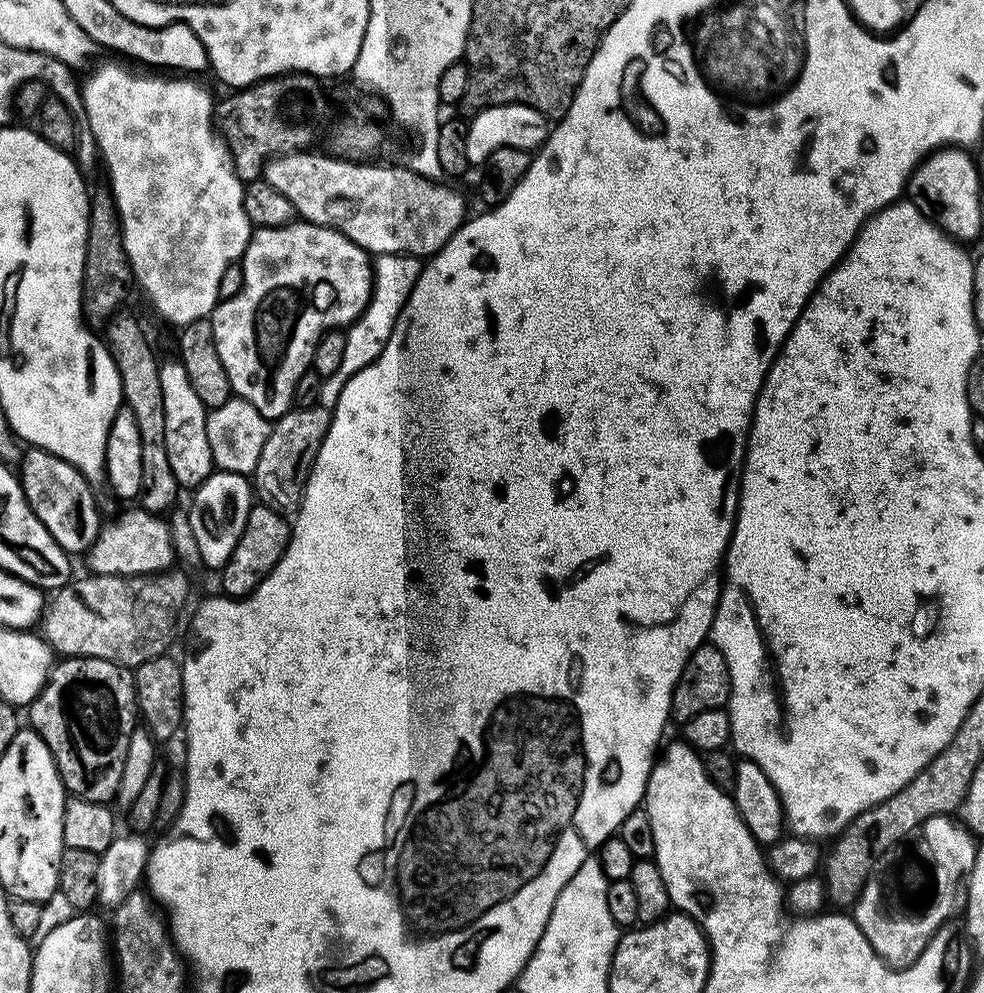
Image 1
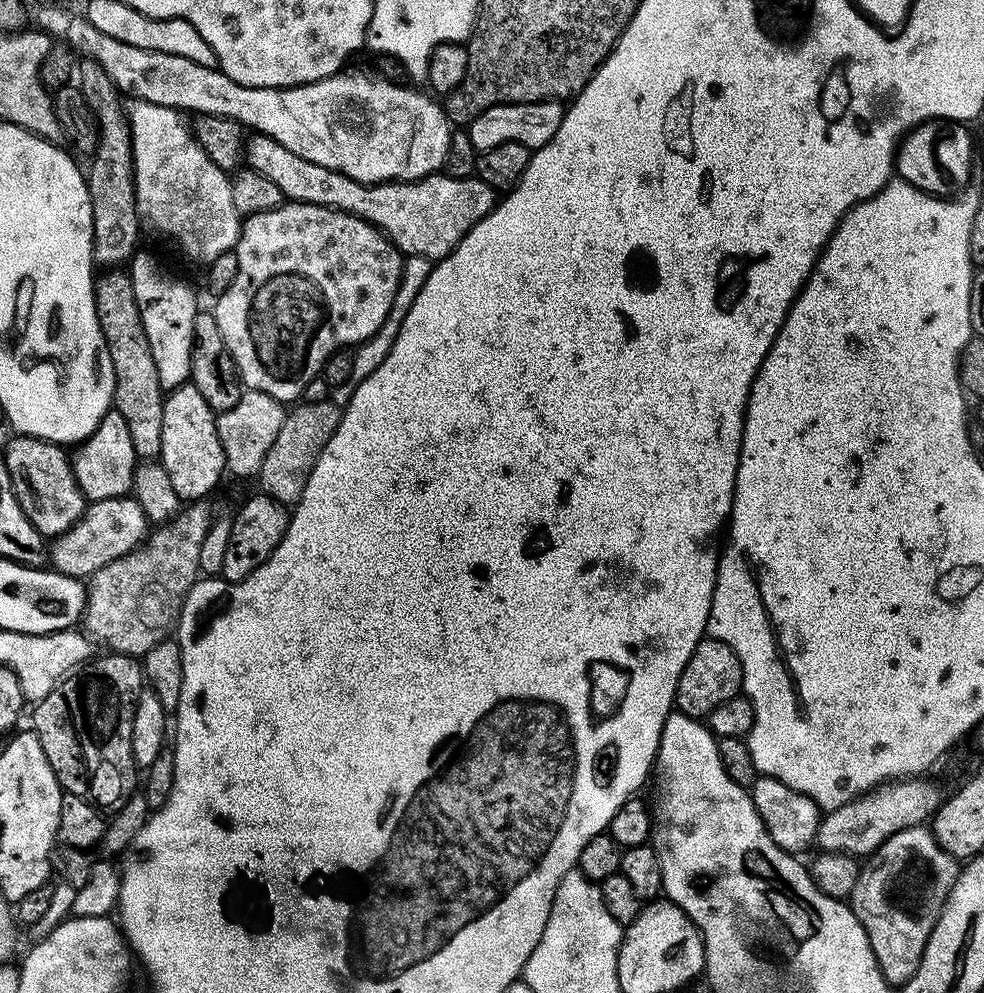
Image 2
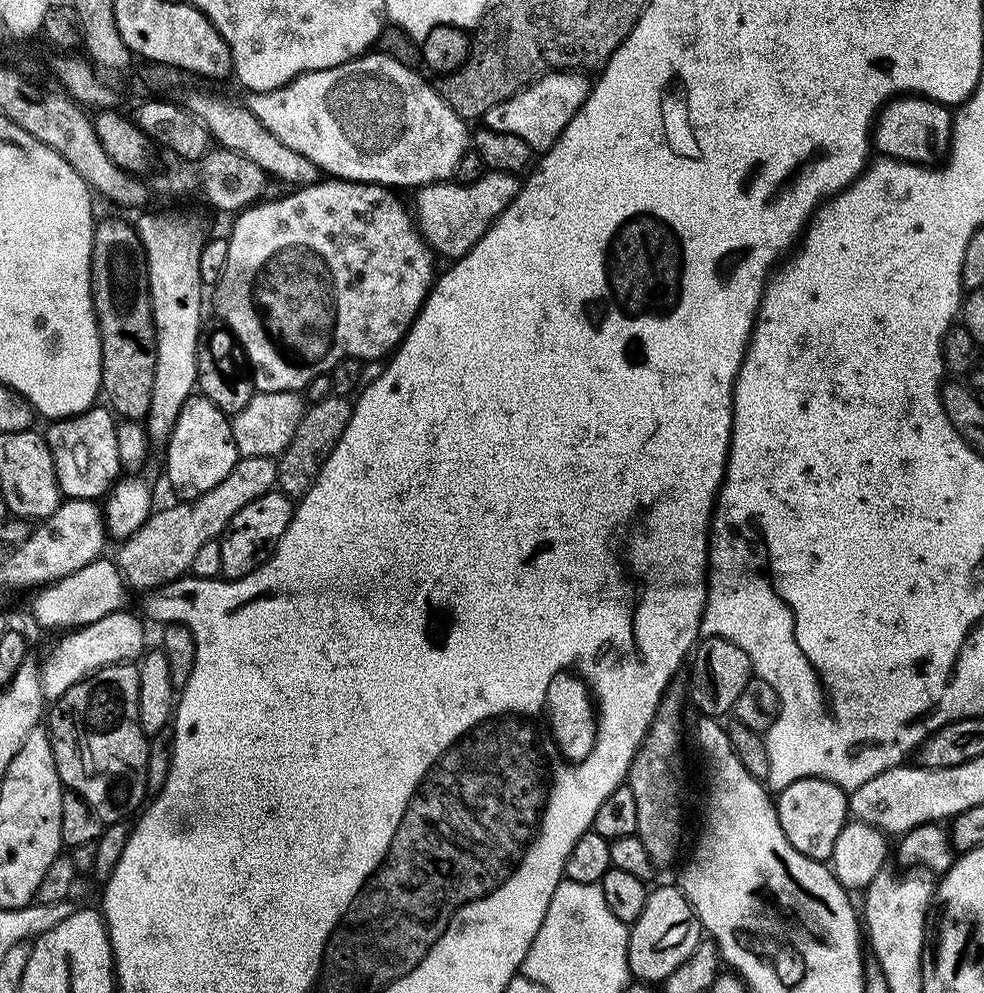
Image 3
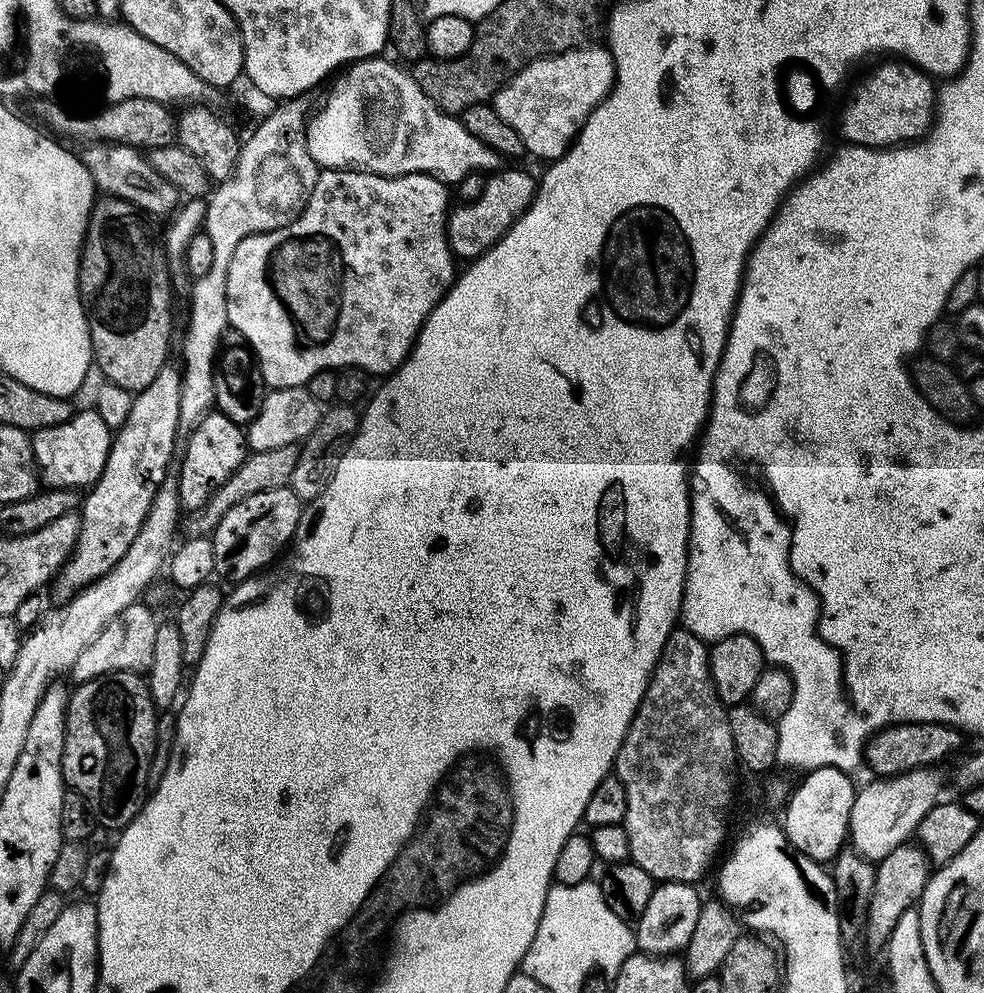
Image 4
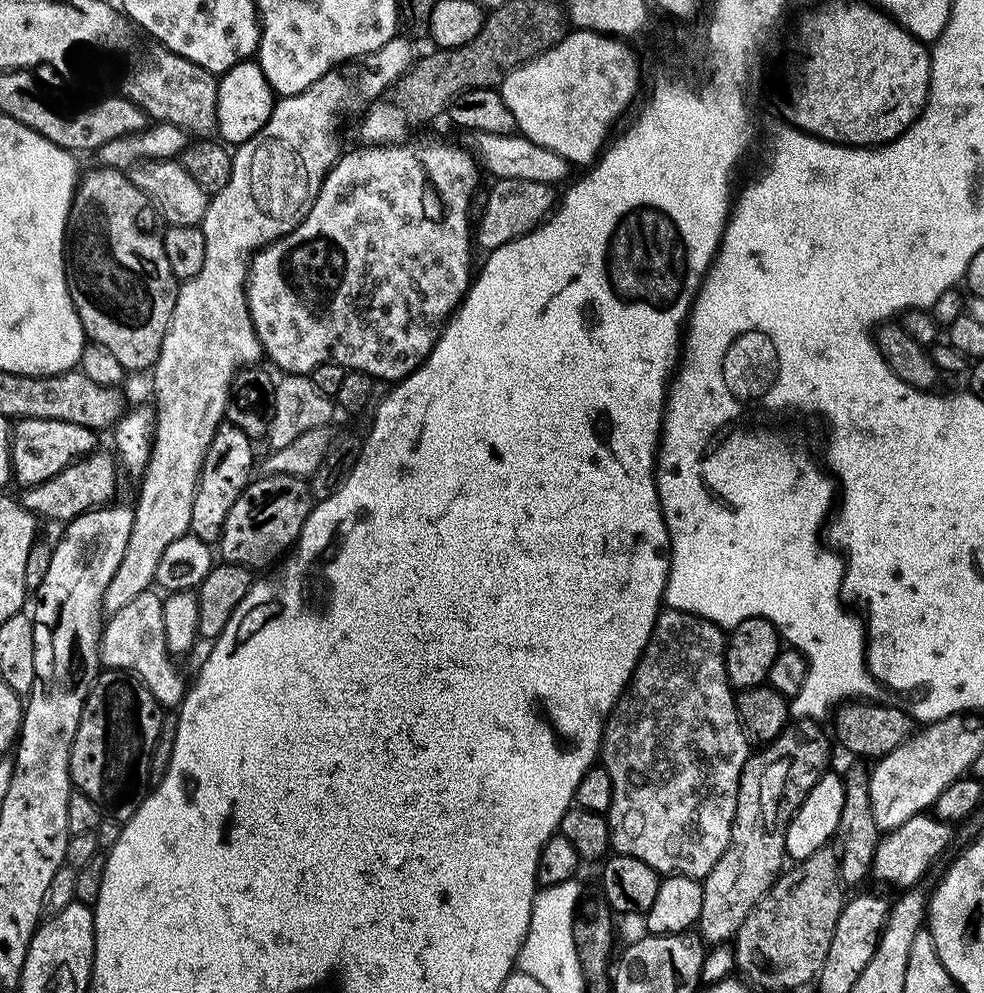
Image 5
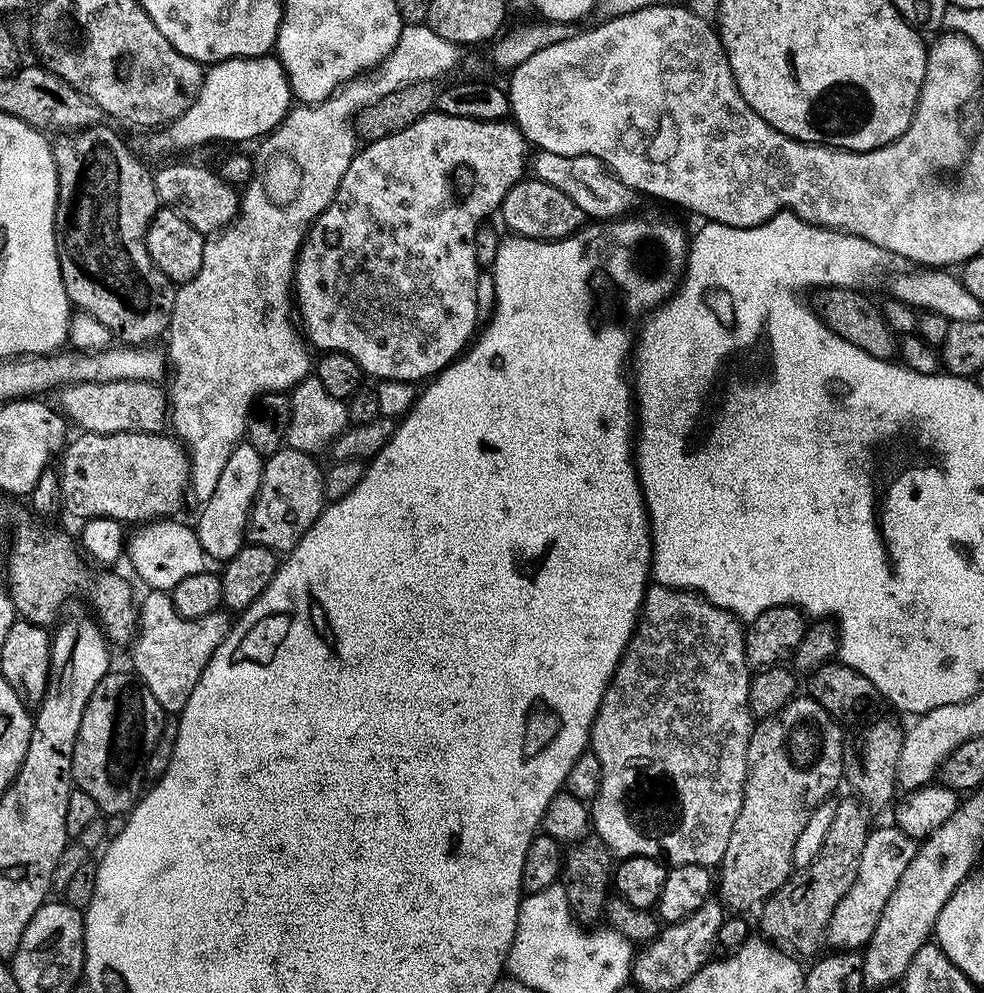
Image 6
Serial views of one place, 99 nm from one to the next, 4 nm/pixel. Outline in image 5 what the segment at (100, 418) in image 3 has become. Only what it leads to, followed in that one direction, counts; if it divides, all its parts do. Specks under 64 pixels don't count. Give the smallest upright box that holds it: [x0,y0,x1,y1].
[12,418,97,486]

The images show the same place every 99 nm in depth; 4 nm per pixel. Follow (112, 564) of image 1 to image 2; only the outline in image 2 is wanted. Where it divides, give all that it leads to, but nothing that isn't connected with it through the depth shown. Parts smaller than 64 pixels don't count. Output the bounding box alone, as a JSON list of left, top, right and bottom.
[48,496,150,579]

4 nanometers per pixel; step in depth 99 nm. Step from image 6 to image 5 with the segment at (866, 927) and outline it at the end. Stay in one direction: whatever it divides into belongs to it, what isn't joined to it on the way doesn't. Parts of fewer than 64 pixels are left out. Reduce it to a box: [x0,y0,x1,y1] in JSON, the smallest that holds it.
[871,814,953,889]

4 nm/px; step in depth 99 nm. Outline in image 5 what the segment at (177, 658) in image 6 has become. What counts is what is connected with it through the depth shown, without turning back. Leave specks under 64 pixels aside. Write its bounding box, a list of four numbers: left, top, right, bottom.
[100,590,186,710]

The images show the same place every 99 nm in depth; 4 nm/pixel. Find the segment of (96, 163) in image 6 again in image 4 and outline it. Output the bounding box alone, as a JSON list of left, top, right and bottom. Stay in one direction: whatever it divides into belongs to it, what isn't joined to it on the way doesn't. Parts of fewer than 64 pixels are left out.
[78,198,172,393]

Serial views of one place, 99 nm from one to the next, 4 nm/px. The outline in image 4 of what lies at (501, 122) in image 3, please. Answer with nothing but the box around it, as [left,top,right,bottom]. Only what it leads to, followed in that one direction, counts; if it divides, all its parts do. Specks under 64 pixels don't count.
[494,47,616,162]

